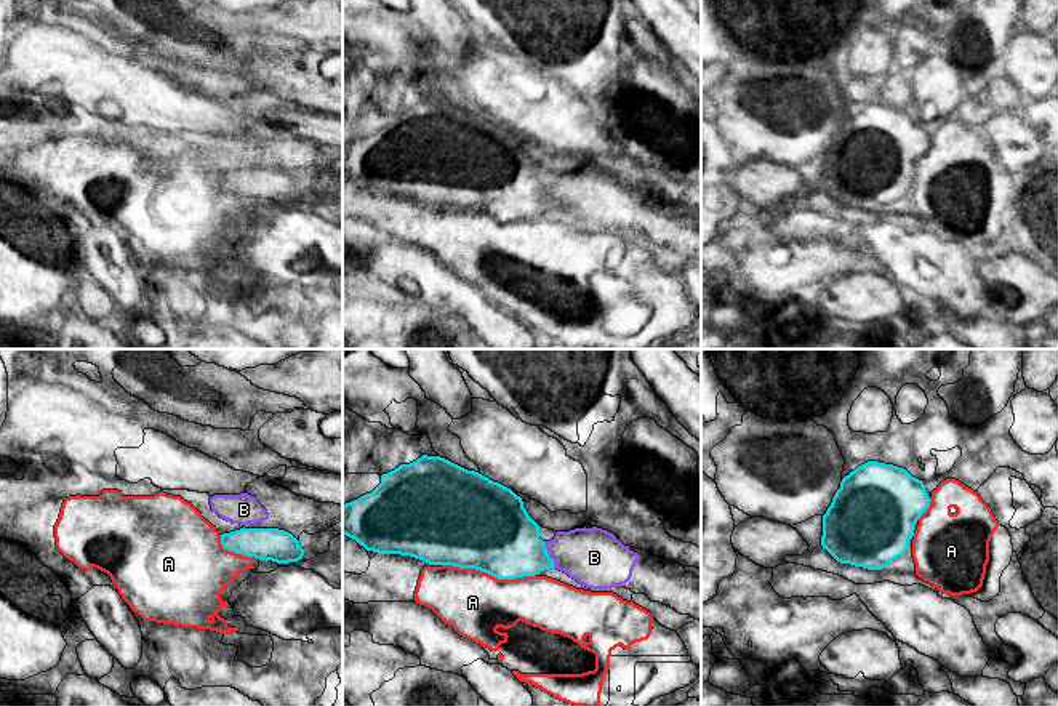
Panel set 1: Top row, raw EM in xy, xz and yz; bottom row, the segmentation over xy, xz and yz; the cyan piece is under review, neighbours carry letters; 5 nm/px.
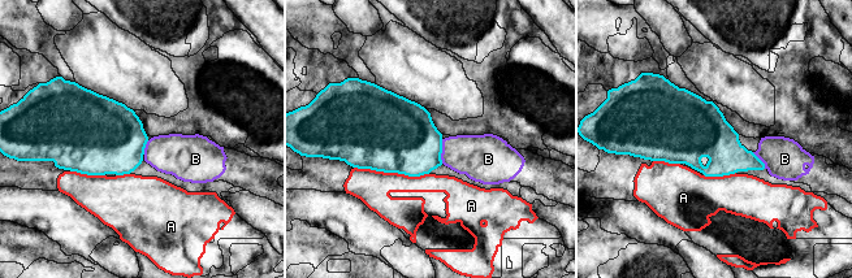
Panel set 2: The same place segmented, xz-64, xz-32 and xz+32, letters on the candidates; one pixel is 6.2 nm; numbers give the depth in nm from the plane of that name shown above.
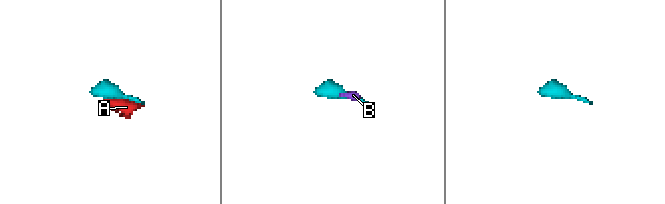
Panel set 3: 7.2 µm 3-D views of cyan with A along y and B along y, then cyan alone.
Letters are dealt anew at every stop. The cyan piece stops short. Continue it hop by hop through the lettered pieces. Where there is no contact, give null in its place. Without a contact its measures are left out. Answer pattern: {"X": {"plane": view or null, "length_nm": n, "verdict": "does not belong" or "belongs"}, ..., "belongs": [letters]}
{"A": {"plane": "xz", "length_nm": 480, "verdict": "does not belong"}, "B": {"plane": "xz", "length_nm": 150, "verdict": "does not belong"}, "belongs": []}

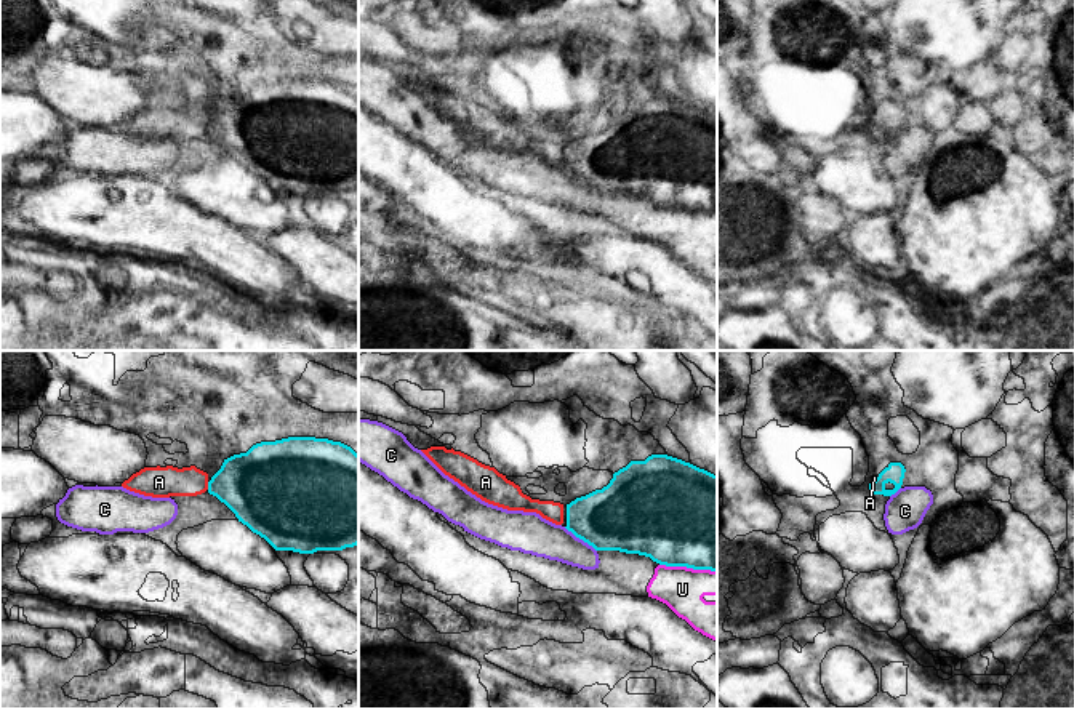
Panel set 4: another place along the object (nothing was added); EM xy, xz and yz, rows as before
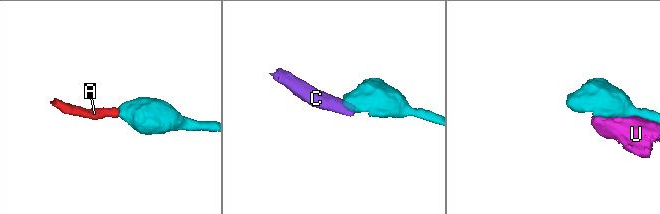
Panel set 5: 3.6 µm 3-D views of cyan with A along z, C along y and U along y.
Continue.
{"A": {"plane": "xy", "length_nm": 40, "verdict": "belongs"}, "C": {"plane": "xz", "length_nm": 200, "verdict": "does not belong"}, "U": {"plane": "xz", "length_nm": 300, "verdict": "does not belong"}, "belongs": ["A"]}

